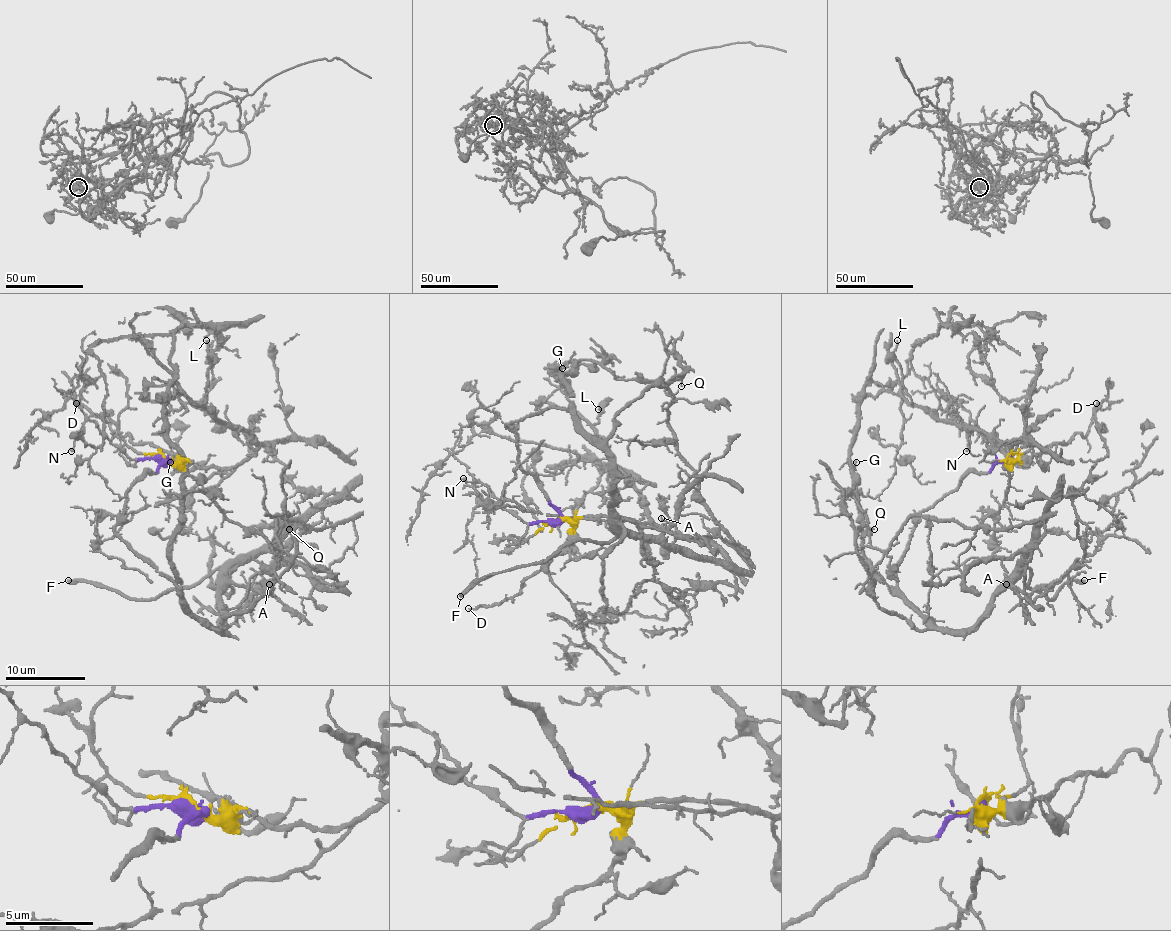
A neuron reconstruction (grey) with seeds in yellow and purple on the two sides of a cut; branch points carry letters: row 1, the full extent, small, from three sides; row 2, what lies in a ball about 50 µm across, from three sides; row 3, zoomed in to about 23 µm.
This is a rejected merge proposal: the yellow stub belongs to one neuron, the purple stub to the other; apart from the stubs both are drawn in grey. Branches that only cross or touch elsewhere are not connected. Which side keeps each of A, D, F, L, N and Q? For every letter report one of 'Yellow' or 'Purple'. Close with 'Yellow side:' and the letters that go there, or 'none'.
A: Purple
D: Yellow
F: Purple
L: Yellow
N: Purple
Q: Purple
Yellow side: D, L

